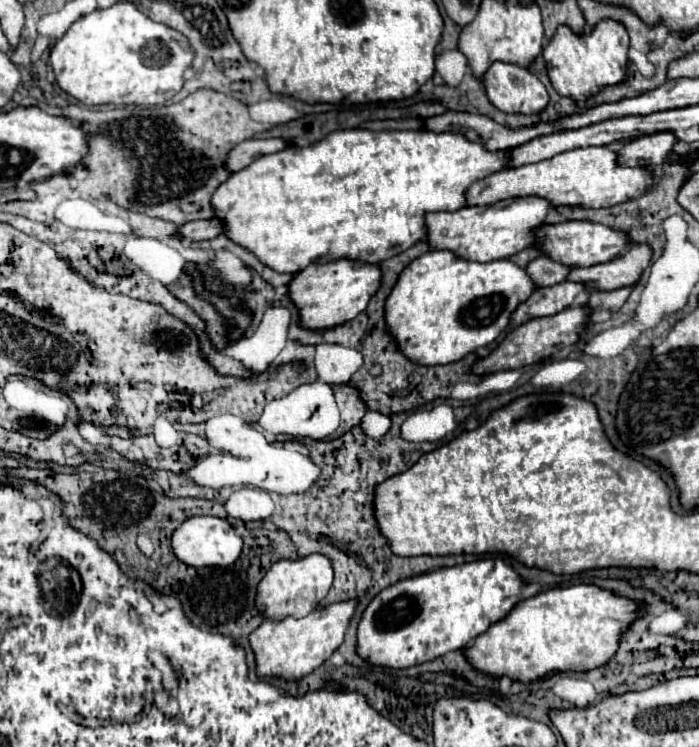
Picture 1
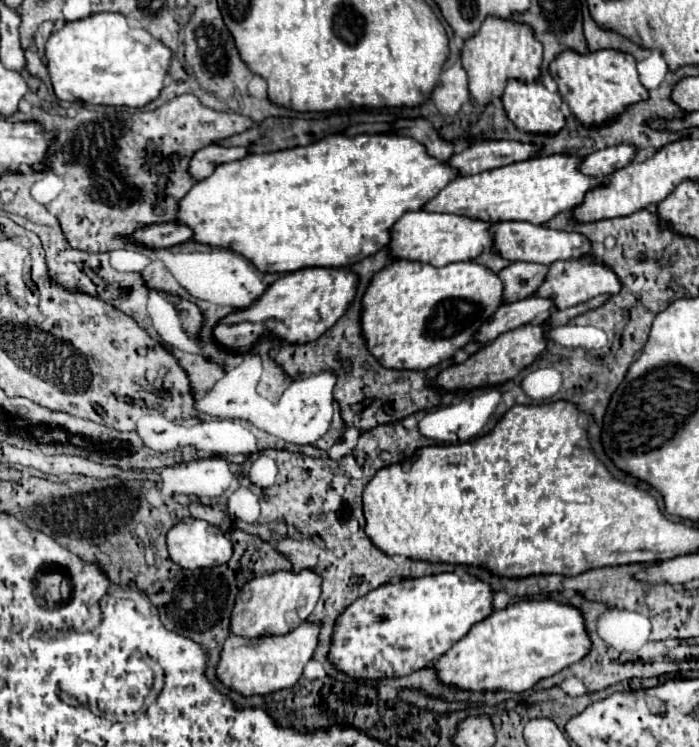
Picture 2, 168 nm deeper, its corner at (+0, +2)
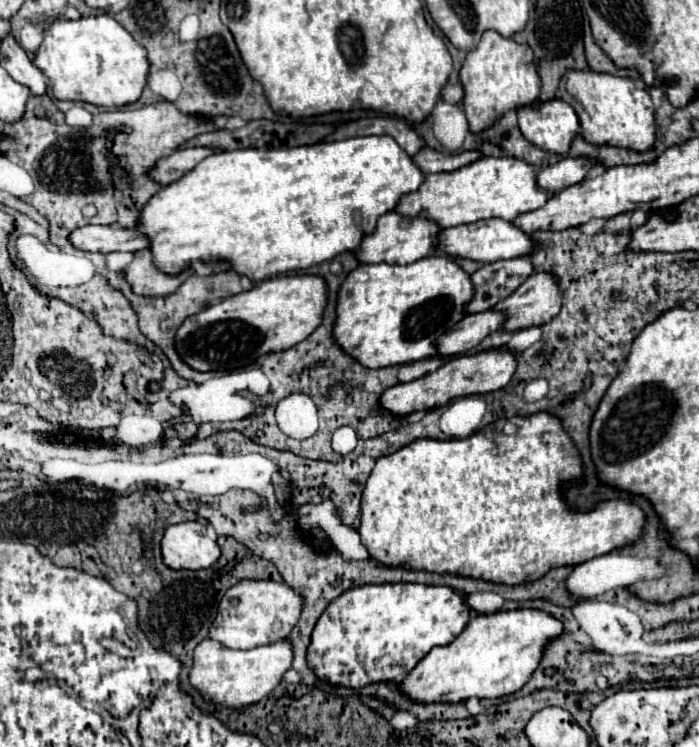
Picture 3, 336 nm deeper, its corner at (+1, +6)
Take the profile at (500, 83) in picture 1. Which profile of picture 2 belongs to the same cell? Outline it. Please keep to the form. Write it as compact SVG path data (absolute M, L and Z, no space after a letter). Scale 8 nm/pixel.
M509 80L501 100L509 120L521 132L555 136L565 126L561 96L549 92L541 82L523 84L519 80Z

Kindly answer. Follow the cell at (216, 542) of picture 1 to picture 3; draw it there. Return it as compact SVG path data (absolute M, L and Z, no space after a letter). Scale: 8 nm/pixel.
M198 520L166 528L162 538L162 558L174 570L200 570L220 558L220 546L208 536L206 524Z

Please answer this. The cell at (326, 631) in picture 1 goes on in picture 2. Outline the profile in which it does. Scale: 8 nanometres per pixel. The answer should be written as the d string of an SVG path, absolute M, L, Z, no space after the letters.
M303 622L299 628L285 636L271 638L241 638L229 636L223 644L223 652L219 656L219 664L215 674L219 682L223 682L229 690L239 692L241 696L267 696L283 688L291 688L303 674L303 666L313 658L313 650L317 646L319 624Z

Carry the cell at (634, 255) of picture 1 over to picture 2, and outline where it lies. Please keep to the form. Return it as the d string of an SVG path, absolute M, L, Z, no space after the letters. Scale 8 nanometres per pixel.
M581 258L581 260L565 260L565 262L551 264L549 272L547 272L547 280L543 280L543 284L539 286L539 292L535 292L535 296L555 296L555 308L565 310L569 306L587 302L599 294L615 294L619 290L621 290L621 282L613 270Z

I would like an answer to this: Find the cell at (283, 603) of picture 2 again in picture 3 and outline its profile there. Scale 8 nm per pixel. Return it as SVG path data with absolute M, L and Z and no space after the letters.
M240 580L232 586L218 606L218 616L210 626L210 638L228 648L250 650L286 638L296 626L304 608L304 598L286 582Z

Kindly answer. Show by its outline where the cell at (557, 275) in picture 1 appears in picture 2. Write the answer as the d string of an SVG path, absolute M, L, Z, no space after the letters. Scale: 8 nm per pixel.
M513 262L497 276L503 280L503 302L523 300L543 284L547 276L547 266L535 262Z

